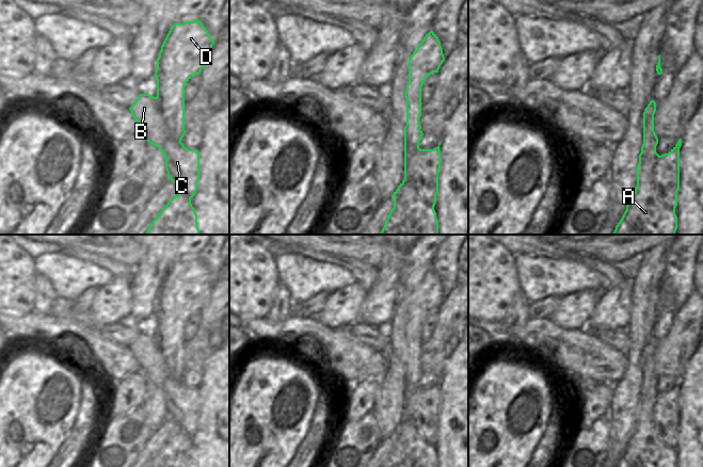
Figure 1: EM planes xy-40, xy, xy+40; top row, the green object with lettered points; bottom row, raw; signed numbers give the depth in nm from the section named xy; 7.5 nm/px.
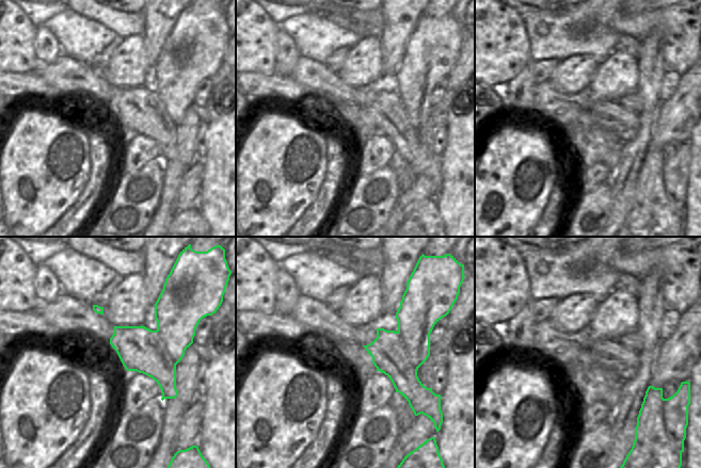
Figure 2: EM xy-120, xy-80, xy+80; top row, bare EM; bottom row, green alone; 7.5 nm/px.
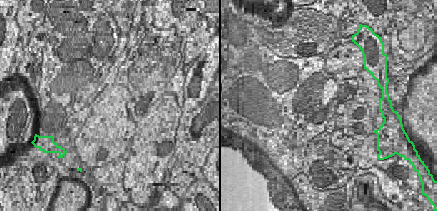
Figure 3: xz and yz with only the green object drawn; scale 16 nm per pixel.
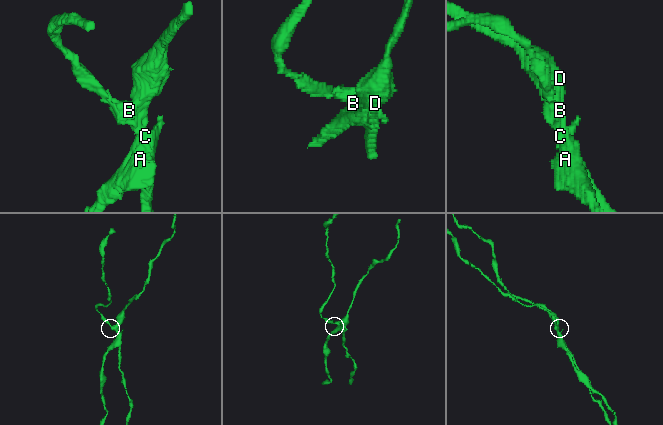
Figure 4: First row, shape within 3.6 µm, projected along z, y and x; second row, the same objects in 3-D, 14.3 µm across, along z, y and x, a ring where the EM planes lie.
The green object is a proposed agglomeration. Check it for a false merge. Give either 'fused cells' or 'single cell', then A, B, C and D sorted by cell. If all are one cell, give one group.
fused cells; A D / B C

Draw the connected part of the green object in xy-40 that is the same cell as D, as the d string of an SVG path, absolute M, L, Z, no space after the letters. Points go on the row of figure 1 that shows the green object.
M198 19L174 23L170 29L157 59L155 78L157 80L157 99L161 114L169 126L178 123L178 129L185 130L185 86L194 76L199 75L212 52L214 41Z

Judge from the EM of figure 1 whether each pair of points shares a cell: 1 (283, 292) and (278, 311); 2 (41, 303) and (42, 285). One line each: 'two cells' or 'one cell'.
1: one cell
2: one cell

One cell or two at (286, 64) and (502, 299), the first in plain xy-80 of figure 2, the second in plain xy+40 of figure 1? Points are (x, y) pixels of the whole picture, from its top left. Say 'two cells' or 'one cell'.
two cells

